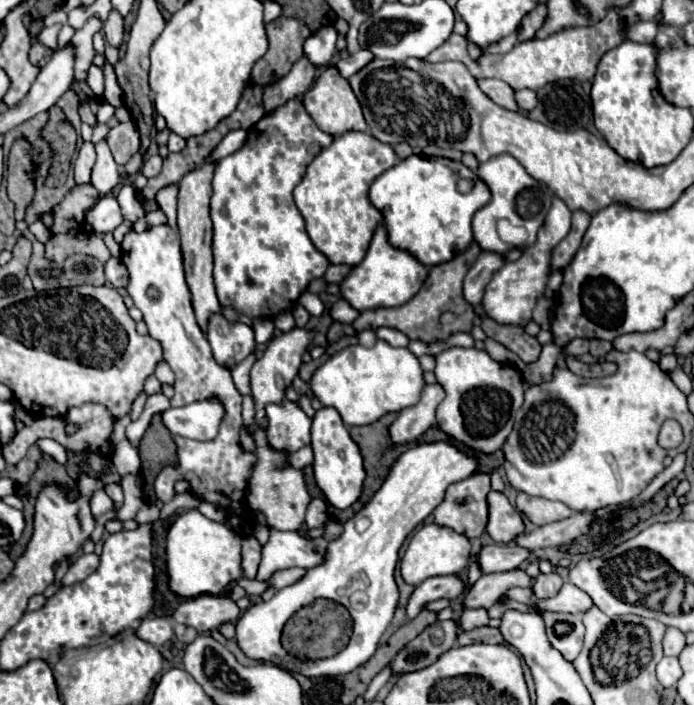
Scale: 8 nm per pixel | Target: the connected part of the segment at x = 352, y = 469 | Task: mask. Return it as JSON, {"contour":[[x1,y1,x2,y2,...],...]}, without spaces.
{"contour":[[322,407,312,419,312,449,314,449,314,477,328,503,336,509,348,509,362,495,366,471,358,445,352,441,348,427,332,407]]}

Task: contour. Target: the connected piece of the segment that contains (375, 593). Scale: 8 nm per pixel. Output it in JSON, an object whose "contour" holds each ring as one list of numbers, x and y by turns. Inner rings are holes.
{"contour":[[434,441,410,447,390,467,382,487,374,493,370,503,344,523,340,539,328,543,328,555,324,565,308,569,300,583,280,589,270,601,256,603,236,623,236,641,240,649,256,661,270,661,284,667,290,673,302,673,306,677,334,677,354,671,364,665,376,651,378,641,386,627,392,623,398,605,398,587,394,581,394,569,398,563,398,549,406,535,420,525,442,501,452,483,468,479,478,467,478,459,454,445,452,441],[316,599,332,599,344,605,352,619,354,631,350,643,334,657,328,659,298,659,282,647,282,631,286,621,302,607]]}

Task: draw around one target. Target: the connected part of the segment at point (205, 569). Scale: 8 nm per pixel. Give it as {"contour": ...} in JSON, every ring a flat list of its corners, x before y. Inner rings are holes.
{"contour":[[190,509,180,513,168,527,168,535,166,535,166,571,168,571,168,585,170,589,184,597,198,597,198,595,220,595,228,583,236,581,242,577,242,569,240,569,240,537,230,531,224,523,212,521,208,517,204,517,198,509]]}

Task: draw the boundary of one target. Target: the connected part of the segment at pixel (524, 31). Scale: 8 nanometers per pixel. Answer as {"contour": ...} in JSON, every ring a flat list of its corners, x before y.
{"contour":[[540,5,540,7,536,7,536,11,530,11,522,19,522,23,518,27,518,41,532,39,536,35,536,31,544,25,544,21,546,21,546,5]]}

